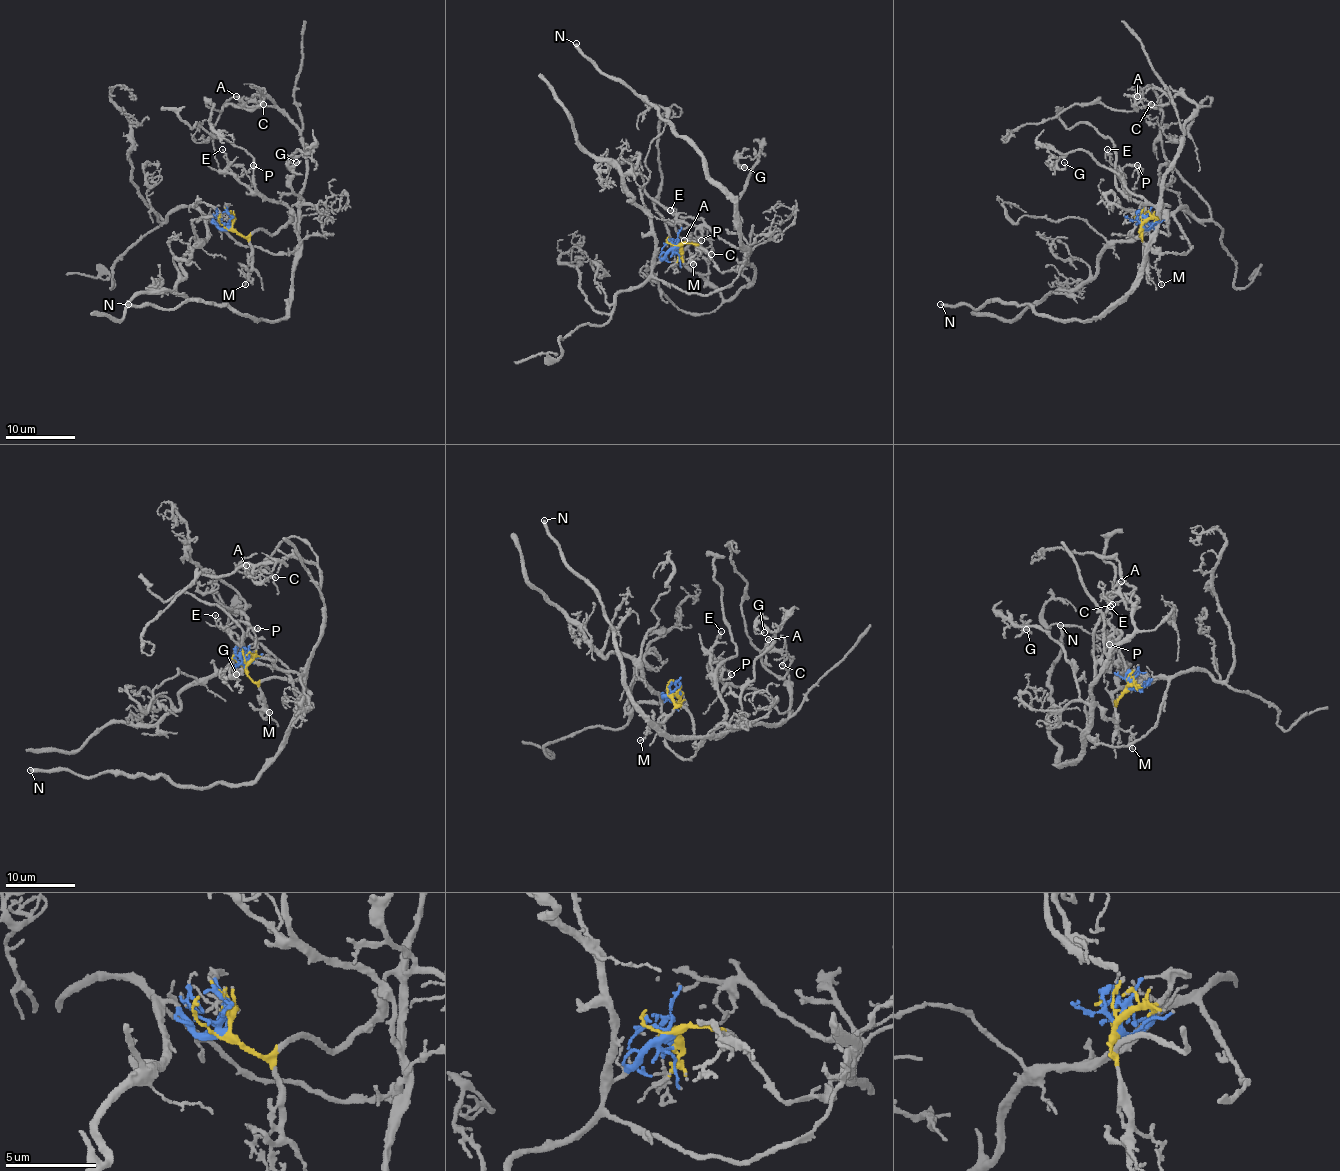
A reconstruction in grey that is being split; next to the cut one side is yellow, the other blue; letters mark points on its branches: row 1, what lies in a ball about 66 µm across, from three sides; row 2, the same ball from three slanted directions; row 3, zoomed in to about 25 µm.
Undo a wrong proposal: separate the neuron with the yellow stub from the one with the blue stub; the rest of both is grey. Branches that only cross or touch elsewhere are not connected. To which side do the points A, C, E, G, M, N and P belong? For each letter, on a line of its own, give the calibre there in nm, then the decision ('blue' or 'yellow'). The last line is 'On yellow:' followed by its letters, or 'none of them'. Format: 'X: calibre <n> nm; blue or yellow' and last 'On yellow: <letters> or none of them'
A: calibre 190 nm; yellow
C: calibre 160 nm; yellow
E: calibre 90 nm; yellow
G: calibre 110 nm; yellow
M: calibre 190 nm; yellow
N: calibre 380 nm; yellow
P: calibre 180 nm; yellow
On yellow: A, C, E, G, M, N, P

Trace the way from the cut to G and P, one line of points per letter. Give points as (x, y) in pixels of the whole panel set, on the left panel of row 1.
G: (229, 229), (276, 232), (302, 203), (288, 166), (298, 150), (288, 161), (290, 168), (297, 163)
P: (229, 229), (276, 232), (295, 206), (298, 232), (284, 205), (251, 192), (227, 170), (253, 164)

